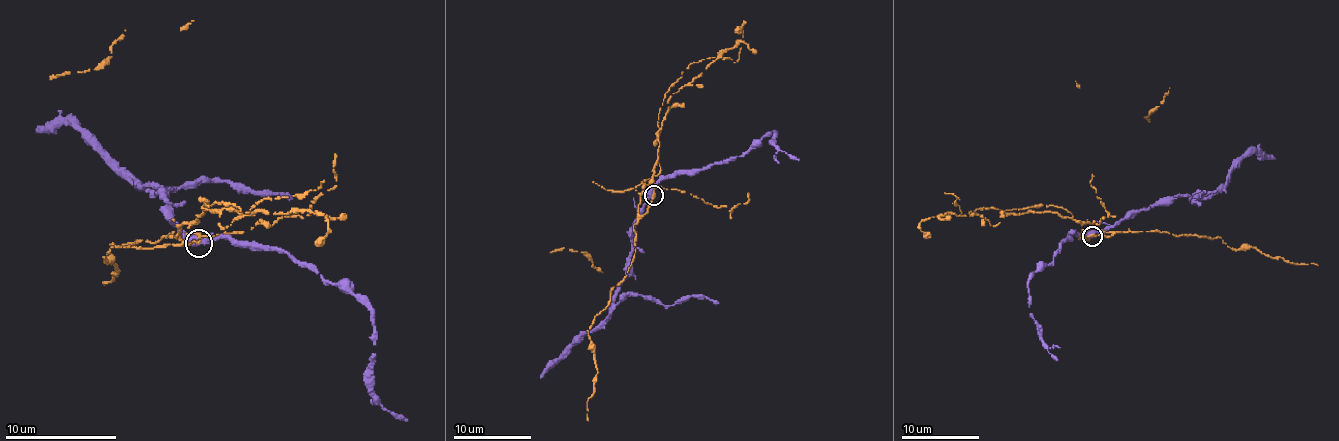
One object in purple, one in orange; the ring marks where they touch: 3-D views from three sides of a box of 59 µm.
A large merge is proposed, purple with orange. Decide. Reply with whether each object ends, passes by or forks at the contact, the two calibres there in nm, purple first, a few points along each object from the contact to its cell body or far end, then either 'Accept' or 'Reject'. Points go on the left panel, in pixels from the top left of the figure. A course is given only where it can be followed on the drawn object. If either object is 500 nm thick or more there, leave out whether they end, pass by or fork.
At the ring purple passes by. At the ring orange ends. Thickness 440 nm (purple) against 320 nm. Course of purple: (198, 242), (209, 242), (220, 236), (278, 248), (351, 292), (370, 311), (373, 395), (384, 409), (406, 420). Course of orange: (198, 242), (176, 236), (206, 206), (217, 211), (223, 228), (253, 211), (320, 211), (328, 225), (320, 245). Reject

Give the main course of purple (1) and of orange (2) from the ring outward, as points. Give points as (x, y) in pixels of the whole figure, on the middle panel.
1: (653, 194), (661, 181), (744, 154), (773, 130), (775, 144), (798, 159)
2: (653, 194), (641, 216), (639, 194), (657, 159), (670, 96), (738, 41), (744, 22), (738, 34)

